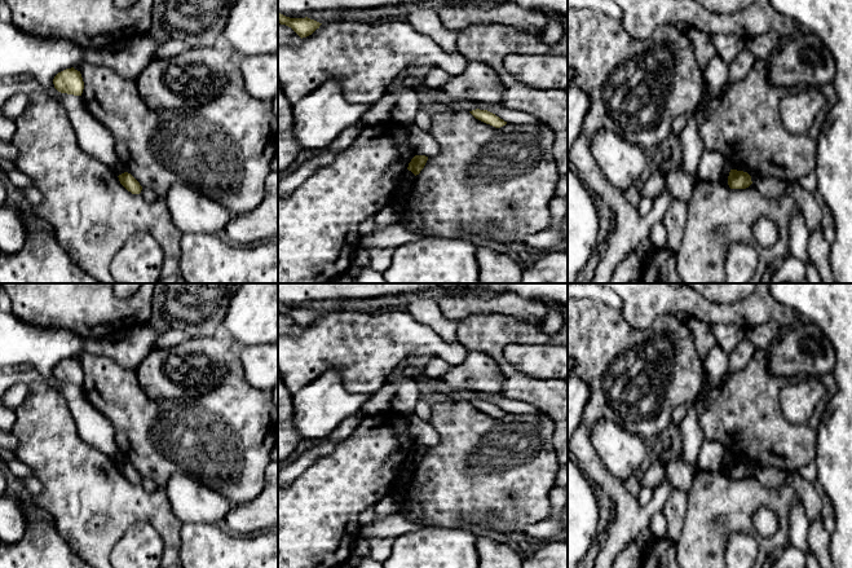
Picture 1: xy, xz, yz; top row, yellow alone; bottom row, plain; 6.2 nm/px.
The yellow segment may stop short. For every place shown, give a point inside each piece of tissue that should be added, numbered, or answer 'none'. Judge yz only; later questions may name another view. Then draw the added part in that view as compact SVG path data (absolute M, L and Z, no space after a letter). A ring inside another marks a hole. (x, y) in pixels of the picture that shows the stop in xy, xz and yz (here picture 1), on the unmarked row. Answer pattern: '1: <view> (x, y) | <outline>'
none

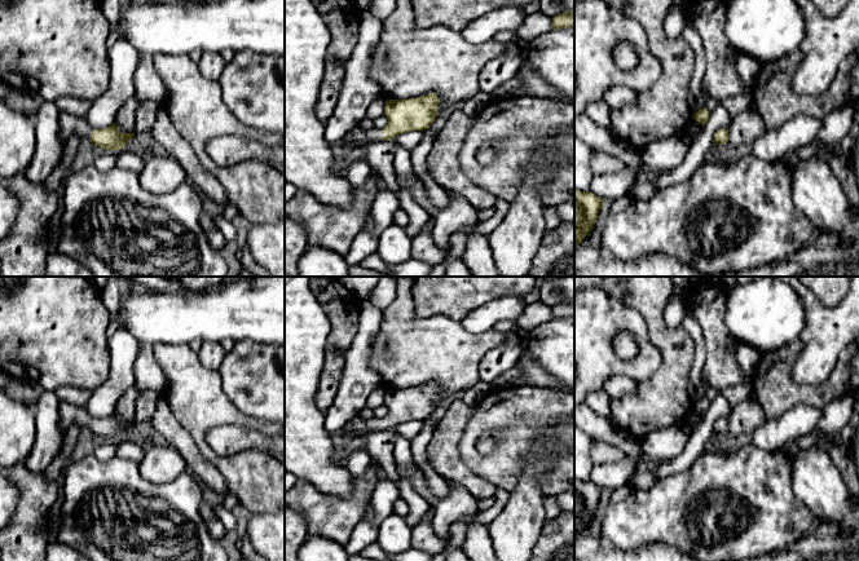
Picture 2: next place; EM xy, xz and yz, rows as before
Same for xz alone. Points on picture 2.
1: xz (357, 424) | M358 416L348 421L342 429L342 432L344 432L345 434L354 434L357 432L382 432L382 430L383 430L382 419L371 418L365 420Z

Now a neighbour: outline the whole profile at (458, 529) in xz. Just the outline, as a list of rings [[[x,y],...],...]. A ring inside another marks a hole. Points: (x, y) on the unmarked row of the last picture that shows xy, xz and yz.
[[[458,520],[454,524],[451,524],[451,526],[449,527],[451,548],[462,549],[467,527],[468,527],[468,525],[462,520]]]

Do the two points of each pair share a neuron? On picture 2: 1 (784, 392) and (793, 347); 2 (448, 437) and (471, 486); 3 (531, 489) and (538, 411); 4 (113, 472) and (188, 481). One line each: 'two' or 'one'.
1: one
2: one
3: two
4: one

